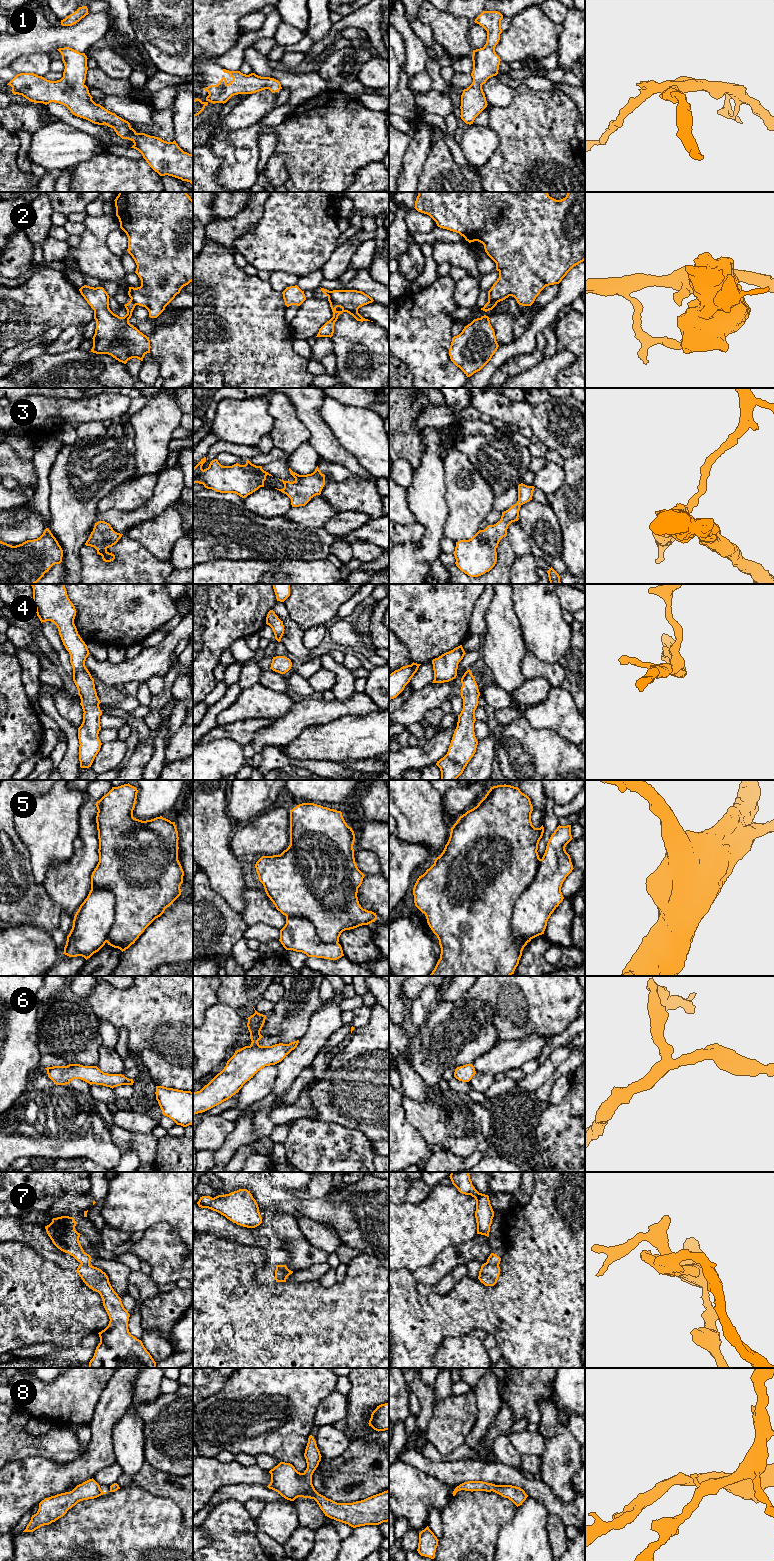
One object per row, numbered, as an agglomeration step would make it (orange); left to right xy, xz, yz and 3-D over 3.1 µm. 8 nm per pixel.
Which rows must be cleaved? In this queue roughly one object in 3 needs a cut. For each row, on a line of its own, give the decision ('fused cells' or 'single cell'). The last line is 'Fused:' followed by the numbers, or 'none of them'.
1: single cell
2: fused cells
3: single cell
4: single cell
5: fused cells
6: single cell
7: fused cells
8: single cell
Fused: 2, 5, 7

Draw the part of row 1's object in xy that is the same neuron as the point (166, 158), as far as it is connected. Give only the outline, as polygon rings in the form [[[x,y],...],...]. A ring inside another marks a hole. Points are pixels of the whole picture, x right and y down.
[[[69,47],[57,50],[65,66],[60,80],[50,81],[34,73],[20,73],[7,84],[12,87],[12,93],[35,103],[62,104],[77,117],[113,128],[122,139],[134,143],[131,148],[138,150],[160,176],[172,176],[193,185],[193,154],[184,152],[175,140],[167,142],[155,136],[137,133],[128,121],[96,104],[84,84],[88,70],[85,53]]]

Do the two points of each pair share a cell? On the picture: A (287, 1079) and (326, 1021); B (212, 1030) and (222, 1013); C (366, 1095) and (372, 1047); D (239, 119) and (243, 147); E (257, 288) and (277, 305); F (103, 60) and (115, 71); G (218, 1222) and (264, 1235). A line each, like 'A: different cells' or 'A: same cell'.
A: same cell
B: same cell
C: same cell
D: different cells
E: same cell
F: same cell
G: same cell

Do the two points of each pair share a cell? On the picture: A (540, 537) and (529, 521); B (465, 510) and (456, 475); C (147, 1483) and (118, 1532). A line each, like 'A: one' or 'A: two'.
A: one
B: one
C: two

